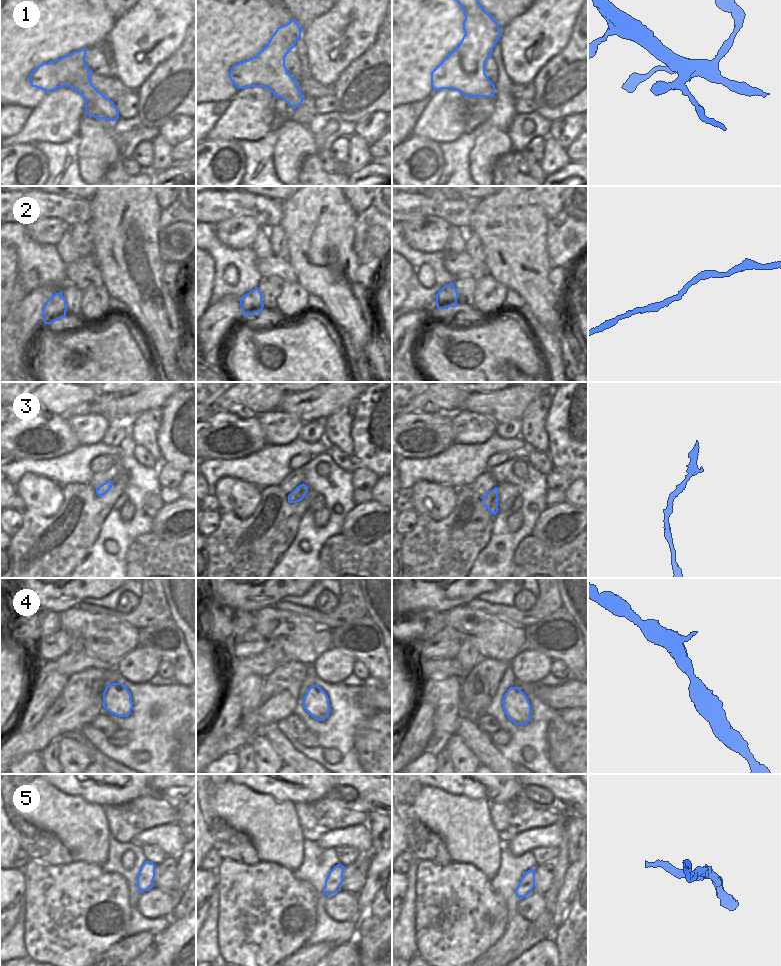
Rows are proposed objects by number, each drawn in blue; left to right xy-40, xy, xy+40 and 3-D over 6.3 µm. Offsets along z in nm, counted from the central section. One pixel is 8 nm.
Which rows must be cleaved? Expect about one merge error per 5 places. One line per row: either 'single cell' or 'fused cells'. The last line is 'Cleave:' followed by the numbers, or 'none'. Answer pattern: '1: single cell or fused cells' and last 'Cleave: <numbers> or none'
1: fused cells
2: single cell
3: single cell
4: single cell
5: single cell
Cleave: 1

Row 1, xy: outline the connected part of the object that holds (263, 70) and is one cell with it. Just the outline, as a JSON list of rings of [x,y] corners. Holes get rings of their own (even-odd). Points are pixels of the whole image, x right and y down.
[[[292,19],[282,25],[271,36],[269,42],[252,58],[234,65],[229,78],[238,89],[266,87],[276,97],[285,94],[276,81],[284,71],[285,58],[301,37],[302,28]]]

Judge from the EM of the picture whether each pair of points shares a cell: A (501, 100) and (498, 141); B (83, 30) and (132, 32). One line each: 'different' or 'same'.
A: different
B: different

